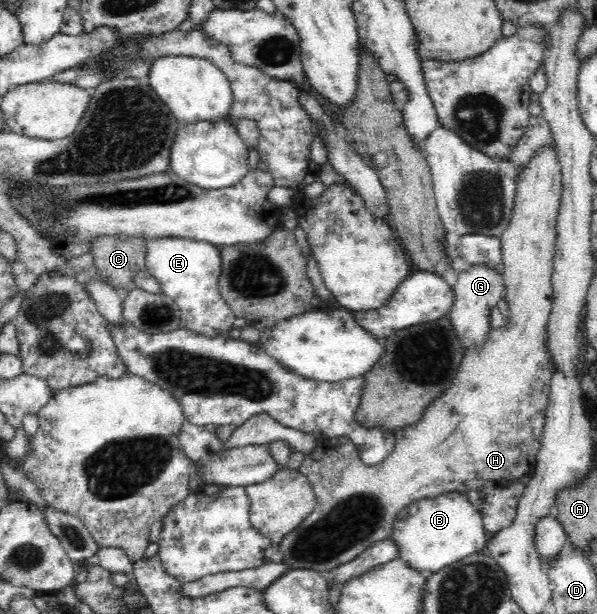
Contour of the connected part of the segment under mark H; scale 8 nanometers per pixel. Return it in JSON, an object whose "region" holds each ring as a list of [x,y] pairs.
{"region":[[[544,148],[538,152],[528,166],[522,170],[522,174],[516,178],[517,196],[514,201],[513,213],[508,228],[499,236],[501,240],[502,252],[502,273],[503,283],[505,286],[505,301],[507,302],[508,318],[505,325],[502,327],[491,326],[487,331],[487,335],[479,345],[471,347],[470,350],[465,350],[465,355],[461,360],[461,365],[458,367],[453,384],[445,390],[445,393],[432,402],[424,412],[424,417],[420,421],[410,426],[405,426],[394,431],[395,444],[394,450],[388,454],[385,460],[376,463],[375,466],[361,463],[361,456],[358,448],[350,440],[345,437],[338,437],[338,440],[330,440],[330,438],[318,438],[316,440],[316,450],[308,454],[304,458],[304,462],[300,466],[301,474],[304,474],[314,488],[315,507],[314,511],[303,521],[296,530],[288,534],[282,542],[279,549],[282,553],[282,561],[289,568],[305,568],[306,570],[316,570],[323,572],[332,570],[332,568],[340,566],[350,560],[354,560],[359,554],[362,554],[366,548],[370,548],[372,544],[389,538],[393,532],[393,526],[396,523],[397,517],[406,506],[416,502],[419,499],[436,496],[440,493],[448,491],[466,492],[468,490],[486,489],[490,482],[505,481],[512,482],[513,480],[526,480],[526,477],[535,472],[535,459],[537,452],[542,442],[542,430],[545,426],[546,408],[549,403],[549,390],[551,389],[550,381],[553,374],[556,372],[556,366],[553,365],[549,347],[546,344],[547,339],[547,324],[550,313],[553,308],[553,258],[557,252],[557,222],[558,214],[560,214],[561,194],[564,190],[561,179],[561,166],[558,162],[558,155],[552,148]]]}

